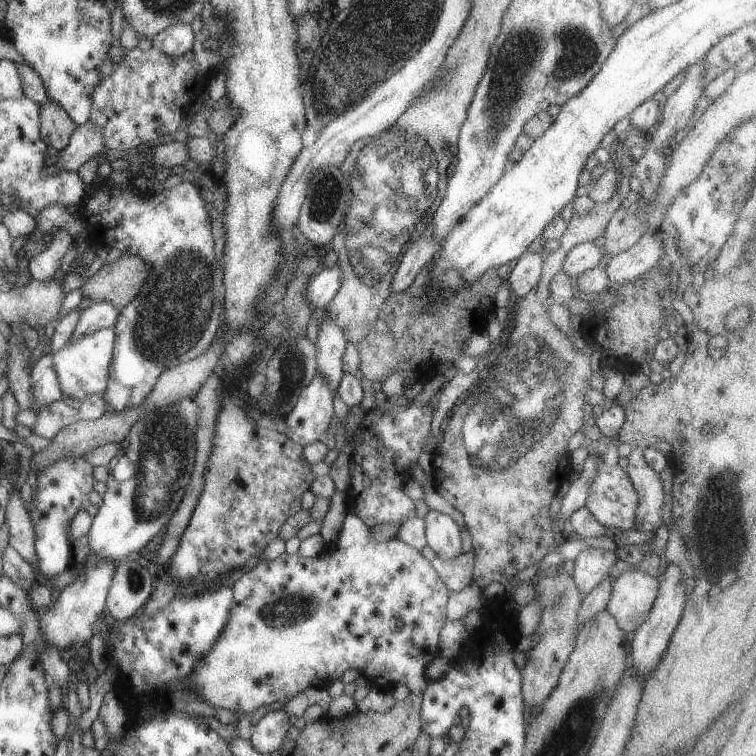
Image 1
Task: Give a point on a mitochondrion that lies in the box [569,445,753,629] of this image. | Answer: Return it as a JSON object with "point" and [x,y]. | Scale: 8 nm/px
{"point":[718,551]}

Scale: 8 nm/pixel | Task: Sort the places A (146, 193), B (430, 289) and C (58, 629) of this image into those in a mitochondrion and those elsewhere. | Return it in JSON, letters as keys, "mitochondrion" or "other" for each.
{"A":"other","B":"other","C":"other"}

